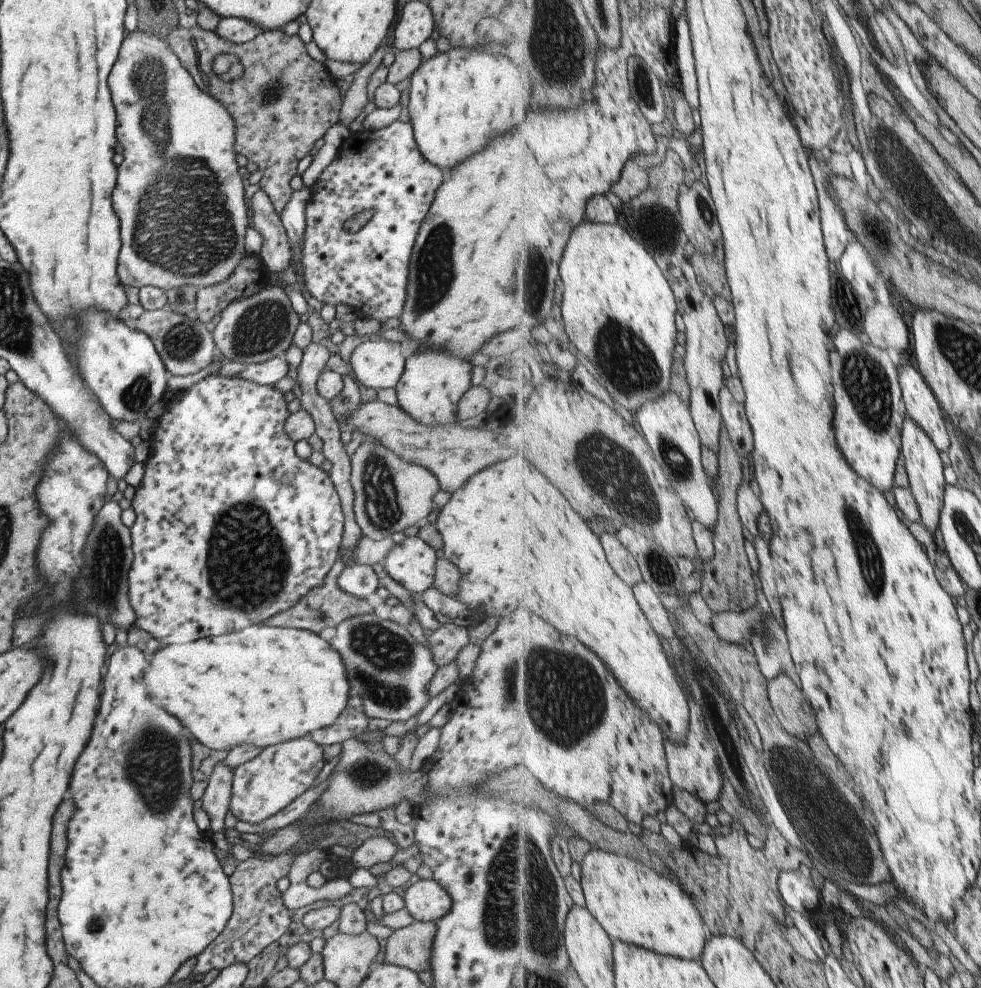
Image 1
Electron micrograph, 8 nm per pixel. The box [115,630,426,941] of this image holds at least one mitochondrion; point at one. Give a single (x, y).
(153, 768)

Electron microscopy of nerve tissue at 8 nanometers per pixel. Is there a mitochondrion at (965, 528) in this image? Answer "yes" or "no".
yes

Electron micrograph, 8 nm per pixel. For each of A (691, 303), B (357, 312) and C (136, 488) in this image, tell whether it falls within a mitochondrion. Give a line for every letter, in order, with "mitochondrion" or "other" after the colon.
A: other
B: other
C: other

